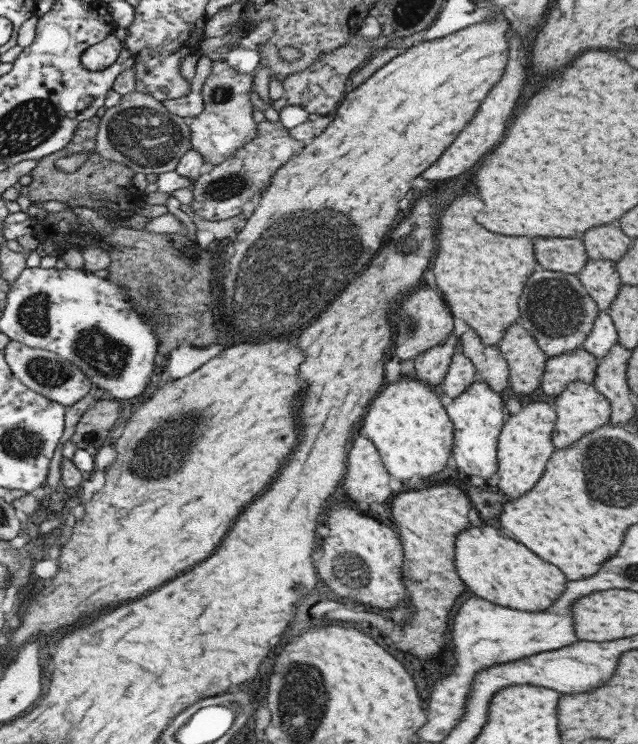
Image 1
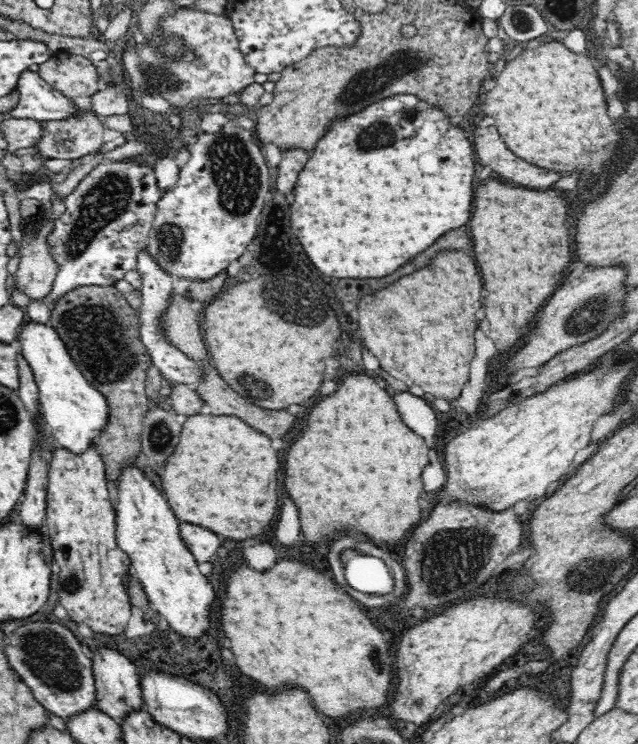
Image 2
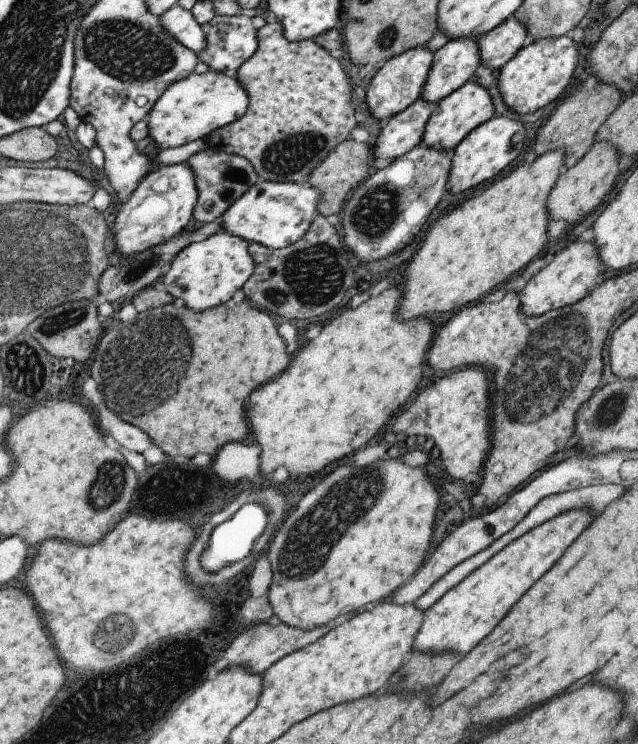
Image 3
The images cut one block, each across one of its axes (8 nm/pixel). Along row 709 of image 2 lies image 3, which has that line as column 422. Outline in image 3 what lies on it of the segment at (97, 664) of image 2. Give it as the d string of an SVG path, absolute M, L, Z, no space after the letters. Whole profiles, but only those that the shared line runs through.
M418 98L398 114L391 115L371 148L373 159L387 158L387 161L394 161L395 158L409 153L409 150L422 142L425 124L435 112L435 103Z

